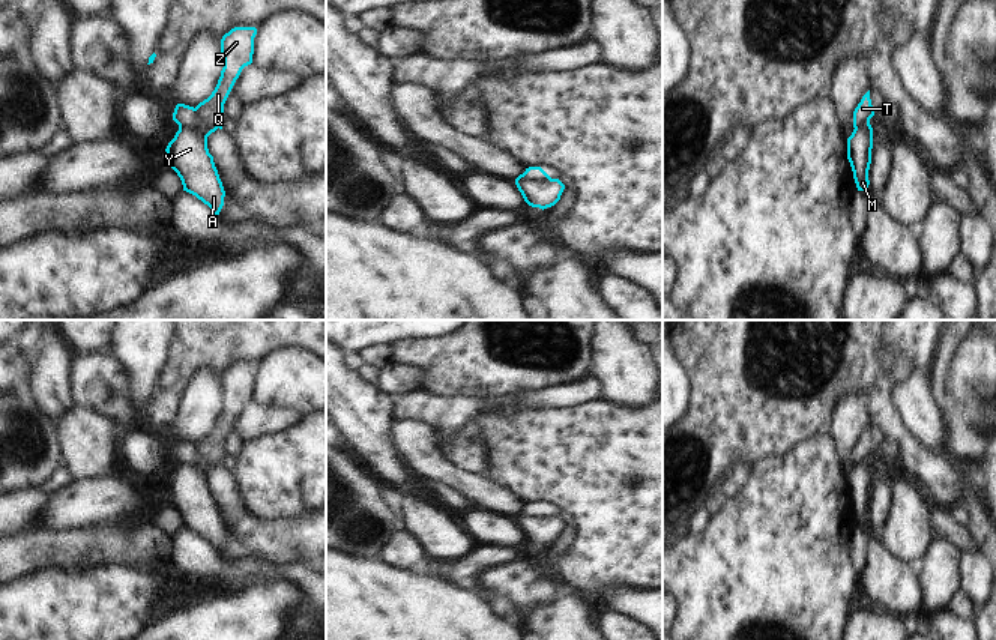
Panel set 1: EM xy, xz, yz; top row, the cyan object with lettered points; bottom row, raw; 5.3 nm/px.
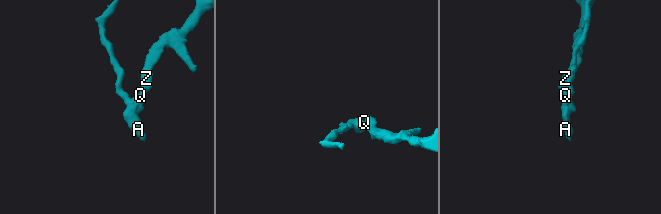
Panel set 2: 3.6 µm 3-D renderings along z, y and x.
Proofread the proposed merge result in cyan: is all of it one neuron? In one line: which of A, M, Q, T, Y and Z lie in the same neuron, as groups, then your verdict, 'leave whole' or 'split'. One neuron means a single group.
groups A M Q Y Z / T; split

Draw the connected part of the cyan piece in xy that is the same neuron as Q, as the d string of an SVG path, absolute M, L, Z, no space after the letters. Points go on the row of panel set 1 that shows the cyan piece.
M234 27L222 36L221 77L212 95L195 107L195 123L204 128L204 135L182 126L165 149L168 165L180 177L183 191L207 204L216 216L224 206L225 191L209 153L207 137L222 129L224 104L242 69L252 63L255 35L255 27Z

